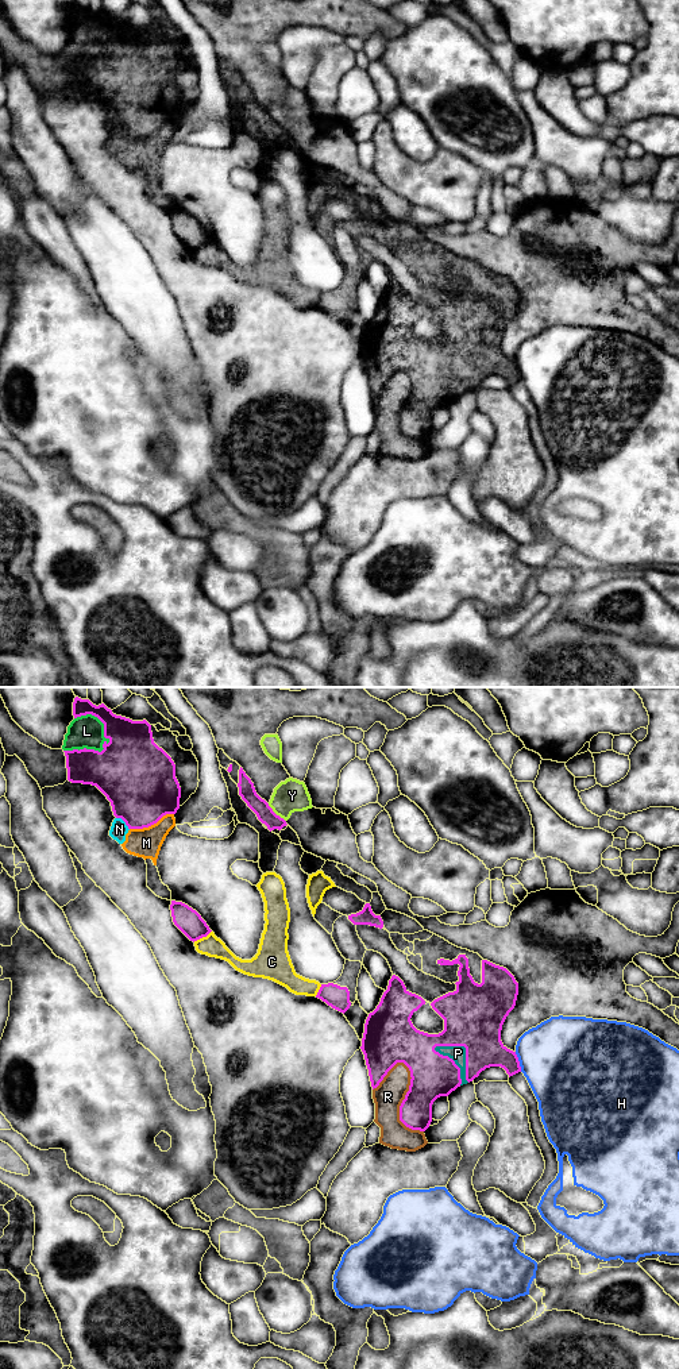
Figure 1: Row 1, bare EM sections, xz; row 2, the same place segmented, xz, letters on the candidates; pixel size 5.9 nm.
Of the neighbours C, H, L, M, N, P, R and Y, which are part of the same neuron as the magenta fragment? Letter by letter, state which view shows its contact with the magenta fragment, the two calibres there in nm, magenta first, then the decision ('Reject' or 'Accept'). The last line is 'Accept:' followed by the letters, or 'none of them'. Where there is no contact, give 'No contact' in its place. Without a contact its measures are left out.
C: Touches magenta in xz. Thickness 150 nm (magenta) against 120 nm. Reject
H: Touches magenta in xz. Thickness 220 nm (magenta) against 480 nm. Reject
L: Touches magenta in xz. Thickness 420 nm (magenta) against 190 nm. Reject
M: Touches magenta in xz. Thickness 420 nm (magenta) against 180 nm. Reject
N: Touches magenta in xz. Thickness 420 nm (magenta) against 100 nm. Reject
P: Touches magenta in xz. Thickness 360 nm (magenta) against 100 nm. Accept
R: Touches magenta in xz. Thickness 260 nm (magenta) against 180 nm. Reject
Y: Touches magenta in xz. Thickness 100 nm (magenta) against 190 nm. Reject
Accept: P

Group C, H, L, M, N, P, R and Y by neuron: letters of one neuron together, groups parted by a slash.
C L M N R / H / P / Y

